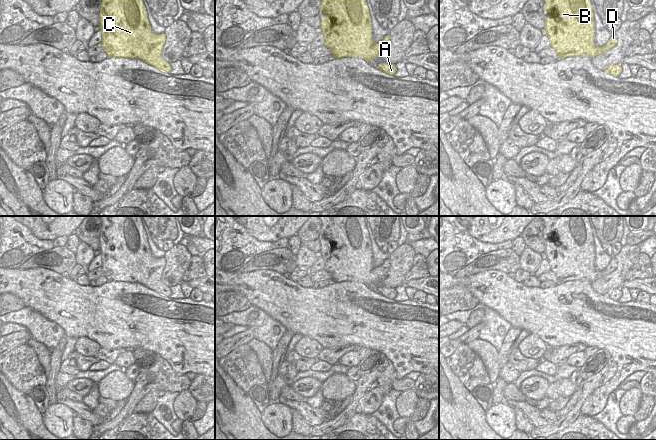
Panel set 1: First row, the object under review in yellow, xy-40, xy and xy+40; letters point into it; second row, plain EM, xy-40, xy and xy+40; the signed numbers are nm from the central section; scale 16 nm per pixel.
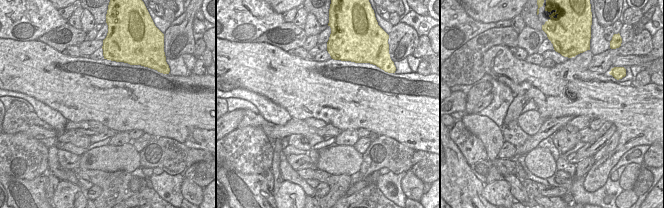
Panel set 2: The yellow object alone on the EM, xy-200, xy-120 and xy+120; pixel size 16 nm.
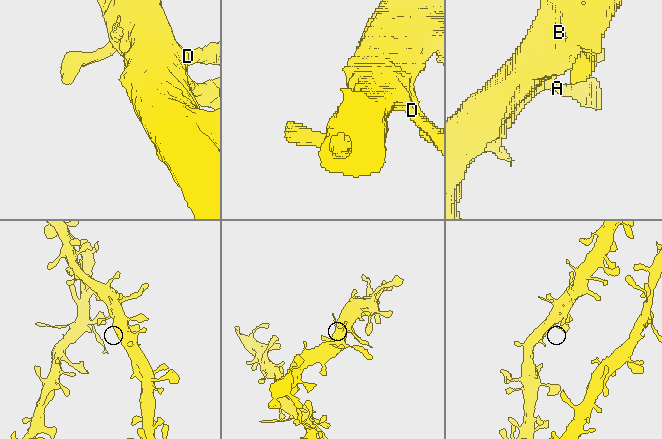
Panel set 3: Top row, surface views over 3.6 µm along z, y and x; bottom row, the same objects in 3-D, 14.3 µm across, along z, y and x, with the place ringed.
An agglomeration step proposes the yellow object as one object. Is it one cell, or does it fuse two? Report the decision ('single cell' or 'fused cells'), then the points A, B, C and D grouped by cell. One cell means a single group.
single cell; groups A B C D

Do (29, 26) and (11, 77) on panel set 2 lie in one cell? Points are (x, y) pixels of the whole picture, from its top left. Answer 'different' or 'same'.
different

